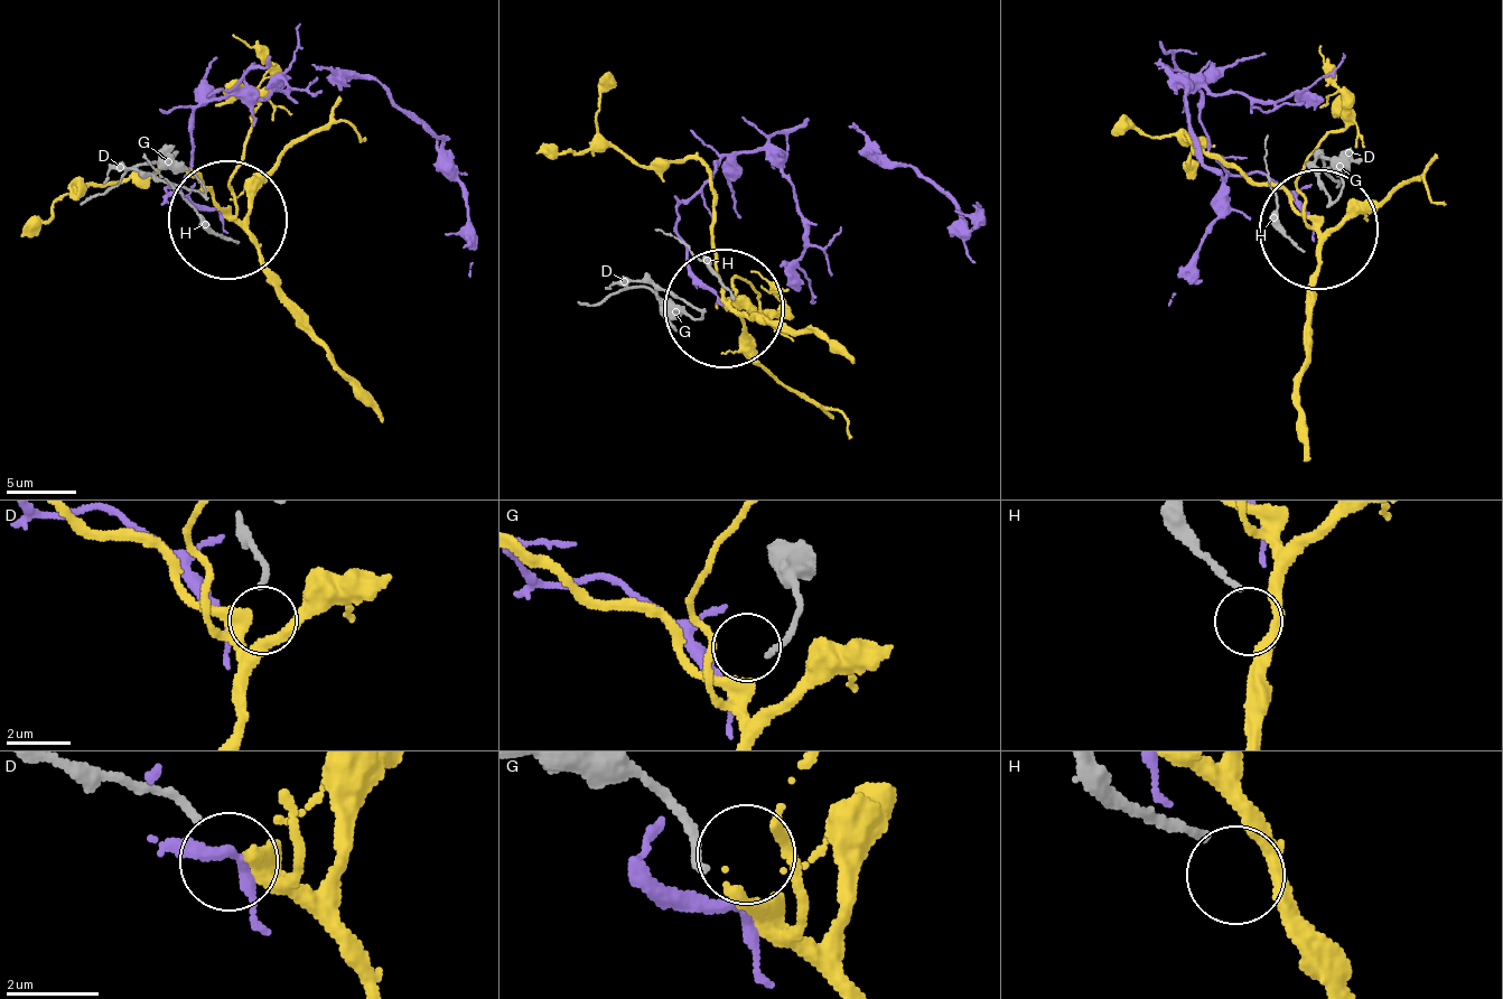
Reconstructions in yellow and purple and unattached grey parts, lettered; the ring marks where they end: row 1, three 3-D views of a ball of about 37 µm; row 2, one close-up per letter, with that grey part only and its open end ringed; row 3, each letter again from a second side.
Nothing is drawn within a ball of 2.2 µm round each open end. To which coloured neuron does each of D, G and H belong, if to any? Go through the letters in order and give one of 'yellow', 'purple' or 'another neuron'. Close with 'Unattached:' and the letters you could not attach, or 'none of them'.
D: another neuron
G: yellow
H: another neuron
Unattached: D, H

